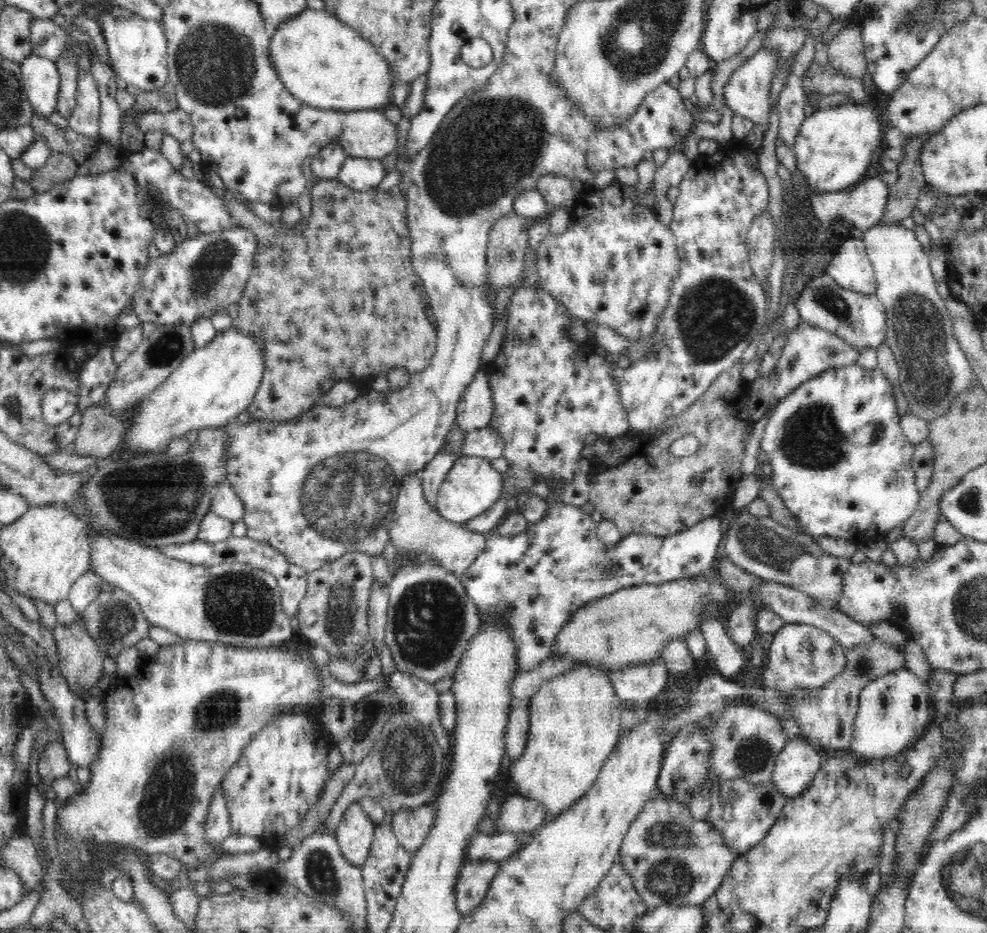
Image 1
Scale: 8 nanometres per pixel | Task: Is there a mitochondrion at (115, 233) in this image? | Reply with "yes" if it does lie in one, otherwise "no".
no

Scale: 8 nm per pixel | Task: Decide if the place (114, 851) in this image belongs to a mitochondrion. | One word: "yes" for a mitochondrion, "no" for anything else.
no

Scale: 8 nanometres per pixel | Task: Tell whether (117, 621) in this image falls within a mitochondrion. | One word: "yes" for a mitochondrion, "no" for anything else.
yes

